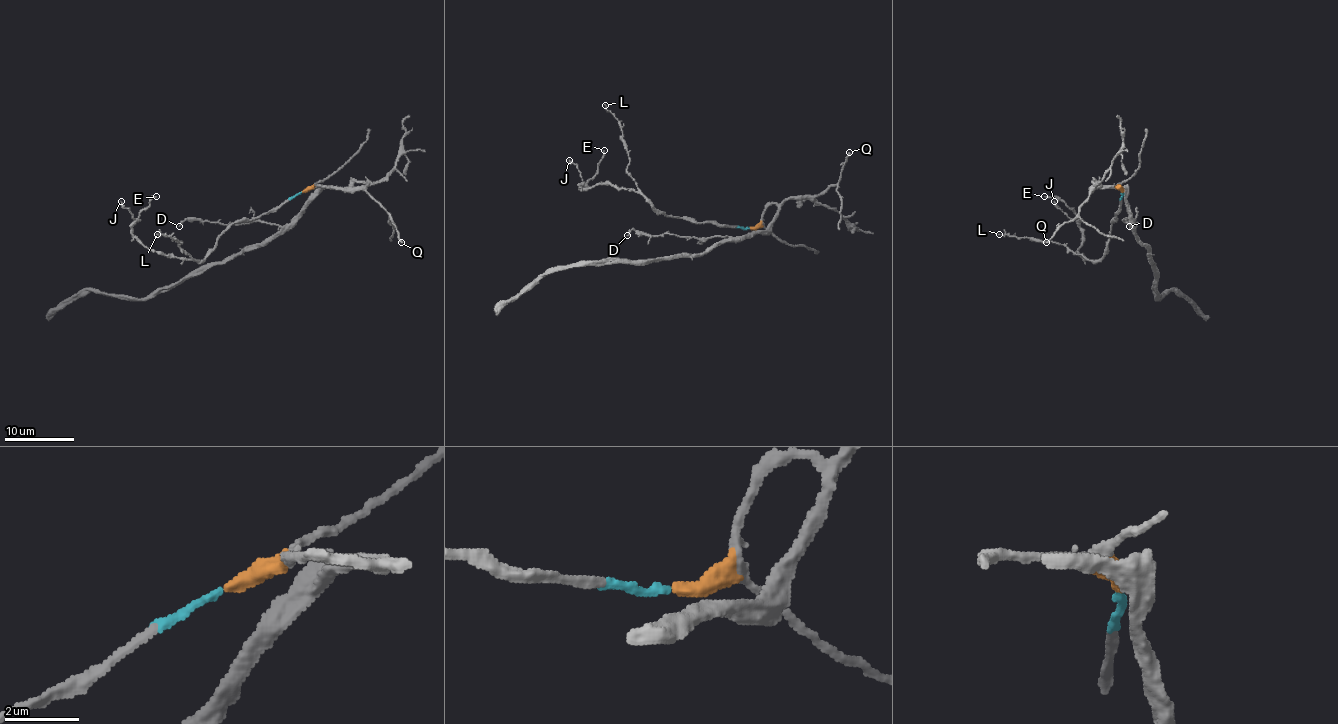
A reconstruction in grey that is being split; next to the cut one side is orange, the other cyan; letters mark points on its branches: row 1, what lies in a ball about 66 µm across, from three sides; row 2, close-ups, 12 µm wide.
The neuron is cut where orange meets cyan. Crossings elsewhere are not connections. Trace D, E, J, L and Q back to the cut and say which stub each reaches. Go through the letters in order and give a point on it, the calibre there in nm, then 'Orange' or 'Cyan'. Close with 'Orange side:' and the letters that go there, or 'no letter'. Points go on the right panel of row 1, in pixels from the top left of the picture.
D: Place: (1129, 226). Thickness 140 nm. Orange
E: Place: (1044, 196). Thickness 150 nm. Cyan
J: Place: (1054, 201). Thickness 170 nm. Cyan
L: Place: (999, 234). Thickness 120 nm. Cyan
Q: Place: (1046, 242). Thickness 170 nm. Orange
Orange side: D, Q

